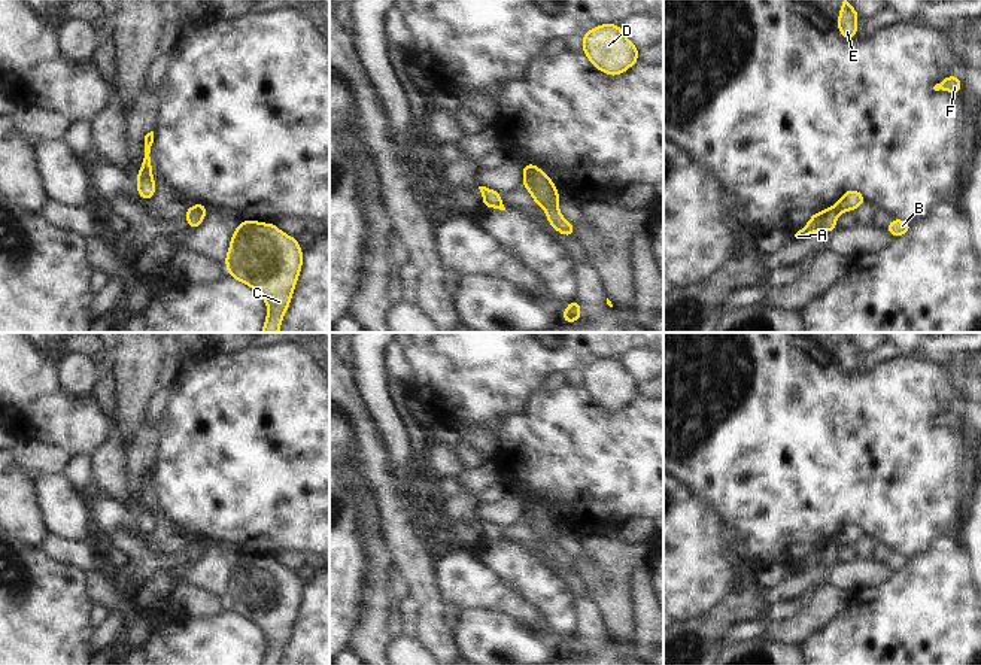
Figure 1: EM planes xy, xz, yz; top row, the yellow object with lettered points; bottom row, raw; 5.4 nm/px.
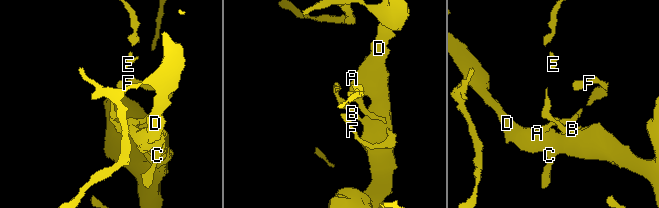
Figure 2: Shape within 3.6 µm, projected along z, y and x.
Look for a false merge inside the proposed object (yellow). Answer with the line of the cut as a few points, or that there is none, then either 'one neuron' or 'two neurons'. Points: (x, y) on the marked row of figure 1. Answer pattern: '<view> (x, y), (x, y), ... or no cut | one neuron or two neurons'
yz (832, 206), (838, 213) | two neurons

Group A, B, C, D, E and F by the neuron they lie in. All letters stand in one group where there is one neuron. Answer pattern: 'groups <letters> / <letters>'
groups A B C D E / F

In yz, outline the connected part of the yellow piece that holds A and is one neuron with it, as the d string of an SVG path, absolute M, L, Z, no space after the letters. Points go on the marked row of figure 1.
M833 206L823 212L817 212L810 218L810 222L801 231L793 231L790 237L792 240L801 240L817 231L830 233L836 228L836 218L838 213Z

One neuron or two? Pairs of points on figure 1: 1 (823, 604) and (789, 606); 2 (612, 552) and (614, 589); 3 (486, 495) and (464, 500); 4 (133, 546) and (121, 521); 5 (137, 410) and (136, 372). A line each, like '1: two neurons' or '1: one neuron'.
1: two neurons
2: one neuron
3: two neurons
4: two neurons
5: one neuron

